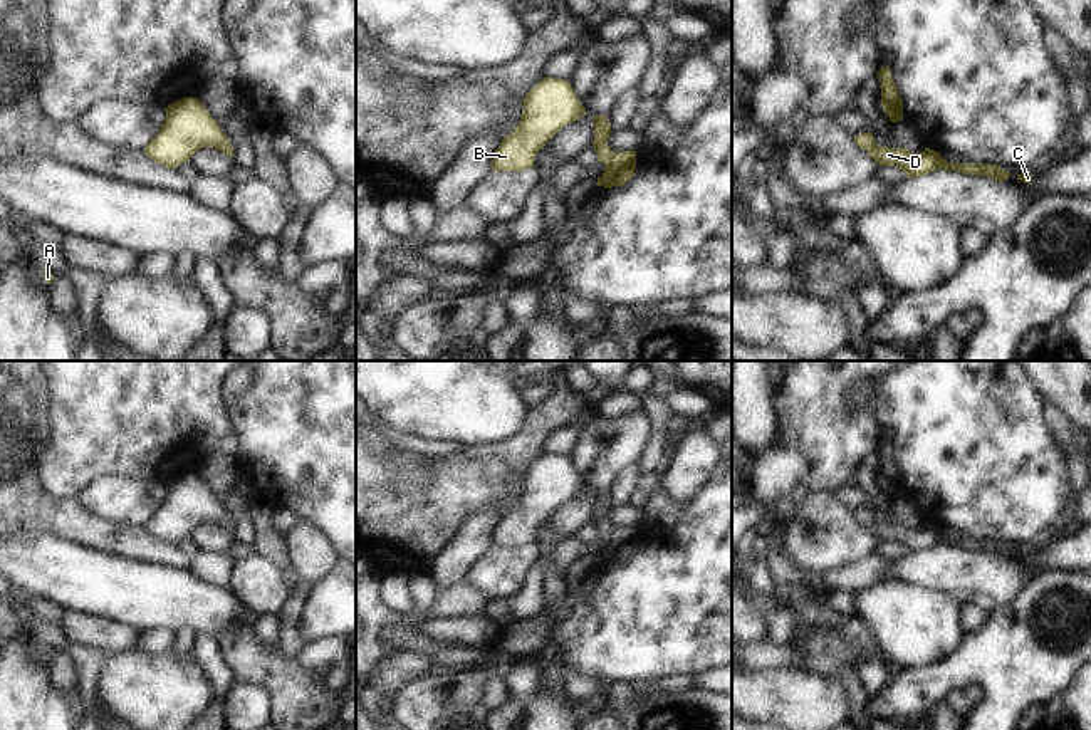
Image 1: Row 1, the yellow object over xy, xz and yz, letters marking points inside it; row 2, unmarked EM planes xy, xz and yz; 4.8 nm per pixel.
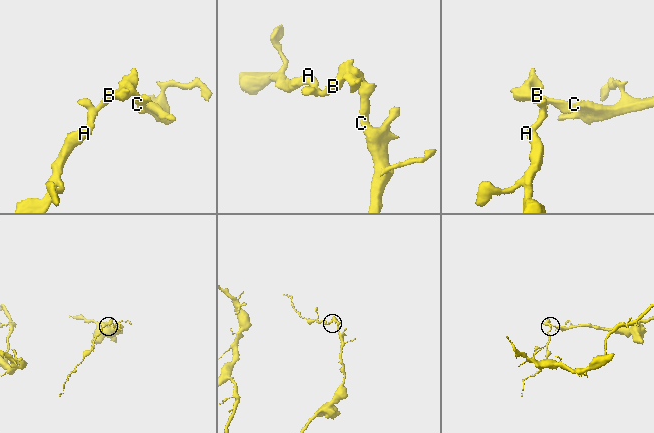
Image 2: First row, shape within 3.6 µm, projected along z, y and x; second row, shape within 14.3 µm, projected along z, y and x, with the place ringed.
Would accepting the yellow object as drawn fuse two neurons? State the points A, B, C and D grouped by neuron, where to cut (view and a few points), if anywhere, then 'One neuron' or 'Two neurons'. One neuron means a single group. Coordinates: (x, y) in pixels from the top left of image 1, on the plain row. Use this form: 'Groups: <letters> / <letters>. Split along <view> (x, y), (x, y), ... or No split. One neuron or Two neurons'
Groups: A B C D. No split. One neuron

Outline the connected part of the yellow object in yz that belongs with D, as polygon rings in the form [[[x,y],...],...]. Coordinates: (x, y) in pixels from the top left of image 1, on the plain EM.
[[[873,508],[854,512],[856,520],[866,527],[881,542],[896,542],[903,545],[908,554],[918,554],[937,545],[957,547],[963,550],[982,550],[999,557],[1010,552],[1009,547],[997,540],[984,539],[947,539],[940,529],[925,524],[921,529],[913,529],[906,524],[888,524],[874,519]]]

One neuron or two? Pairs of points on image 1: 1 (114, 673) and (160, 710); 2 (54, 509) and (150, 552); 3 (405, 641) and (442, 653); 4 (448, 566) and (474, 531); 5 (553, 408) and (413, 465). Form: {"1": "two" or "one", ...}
{"1": "one", "2": "one", "3": "one", "4": "one", "5": "one"}

